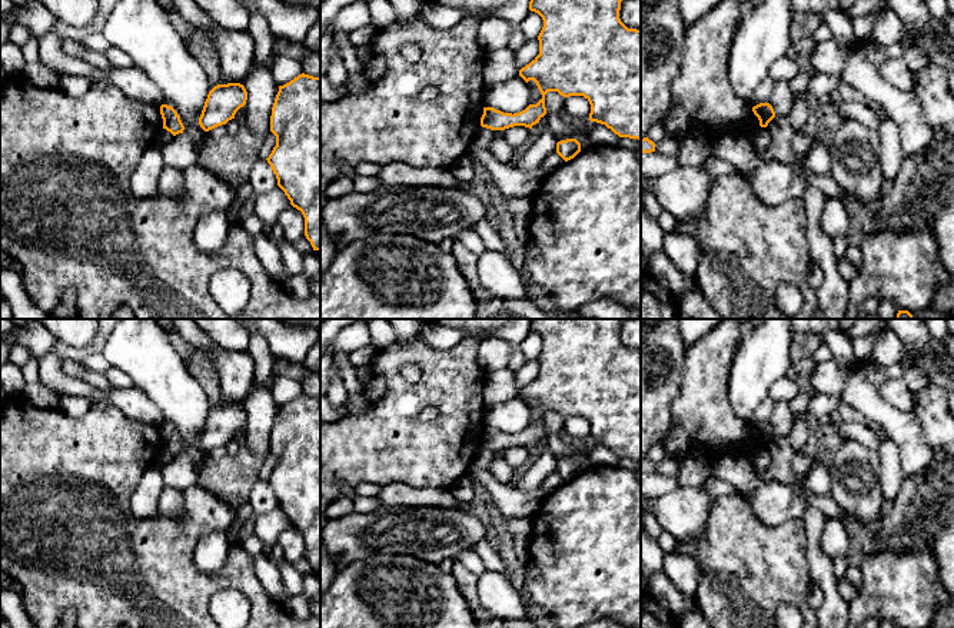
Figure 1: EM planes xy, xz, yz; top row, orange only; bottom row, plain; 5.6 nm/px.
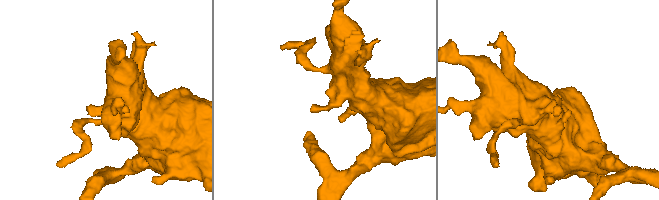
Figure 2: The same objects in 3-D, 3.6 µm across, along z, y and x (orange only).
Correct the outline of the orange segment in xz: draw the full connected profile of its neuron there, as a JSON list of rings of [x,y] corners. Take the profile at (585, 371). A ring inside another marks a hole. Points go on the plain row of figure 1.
[[[531,319],[529,330],[542,338],[544,348],[538,356],[539,375],[519,391],[519,396],[526,403],[533,401],[542,419],[513,435],[483,428],[481,446],[491,451],[505,451],[513,446],[532,449],[546,435],[545,415],[558,412],[564,418],[584,416],[591,425],[591,442],[605,445],[619,458],[641,461],[641,350],[628,349],[621,342],[621,322],[621,319]]]

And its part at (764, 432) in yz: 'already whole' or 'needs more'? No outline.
already whole

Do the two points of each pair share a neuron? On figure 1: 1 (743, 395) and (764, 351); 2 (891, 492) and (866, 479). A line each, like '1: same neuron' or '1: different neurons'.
1: same neuron
2: different neurons

